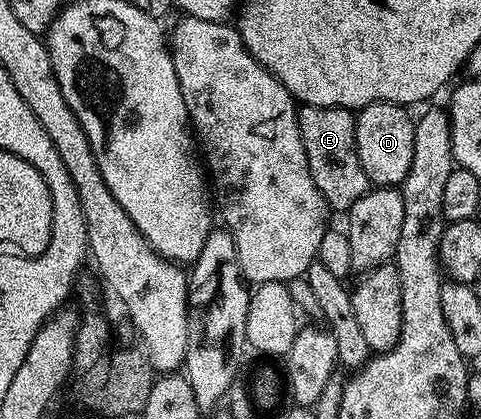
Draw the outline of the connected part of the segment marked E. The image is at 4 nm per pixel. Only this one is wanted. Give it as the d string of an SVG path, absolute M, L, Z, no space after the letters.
M300 104L297 109L301 143L305 147L305 159L309 159L309 175L313 175L313 183L317 183L317 191L327 200L332 210L346 211L365 195L369 182L361 167L361 159L357 155L357 139L355 138L356 114L350 109L333 107L317 107Z

